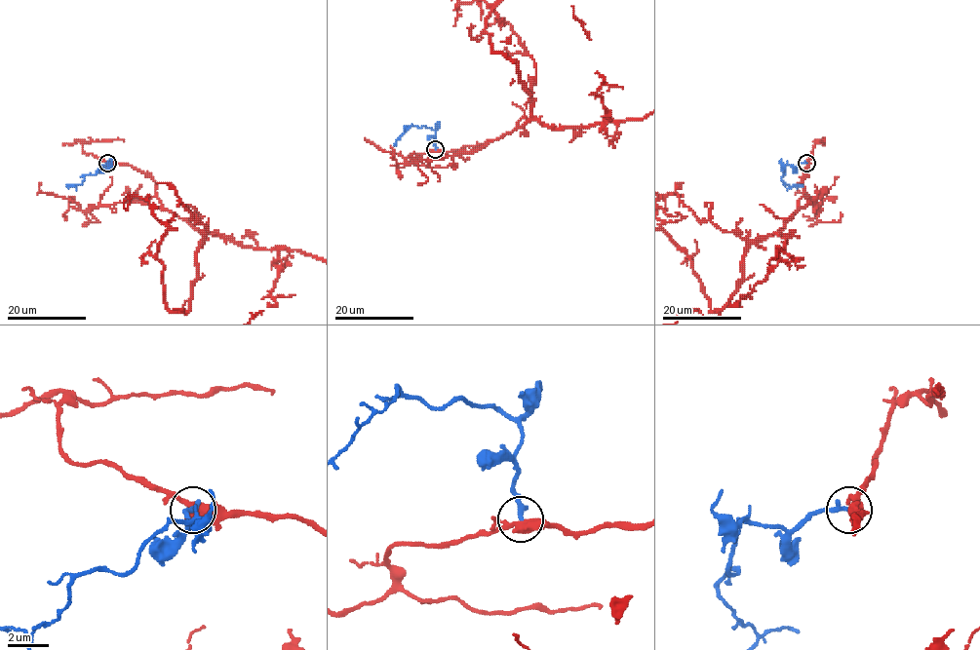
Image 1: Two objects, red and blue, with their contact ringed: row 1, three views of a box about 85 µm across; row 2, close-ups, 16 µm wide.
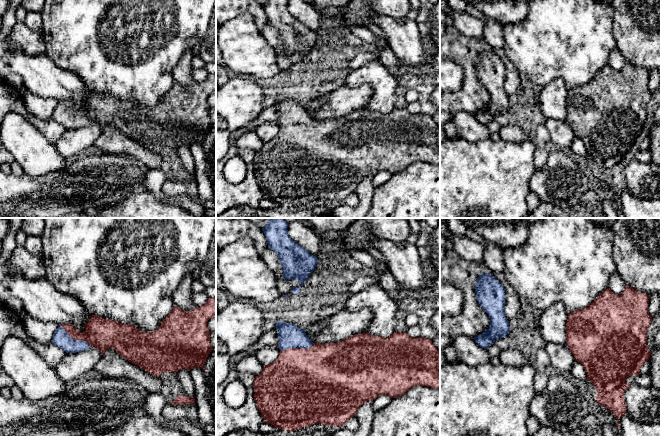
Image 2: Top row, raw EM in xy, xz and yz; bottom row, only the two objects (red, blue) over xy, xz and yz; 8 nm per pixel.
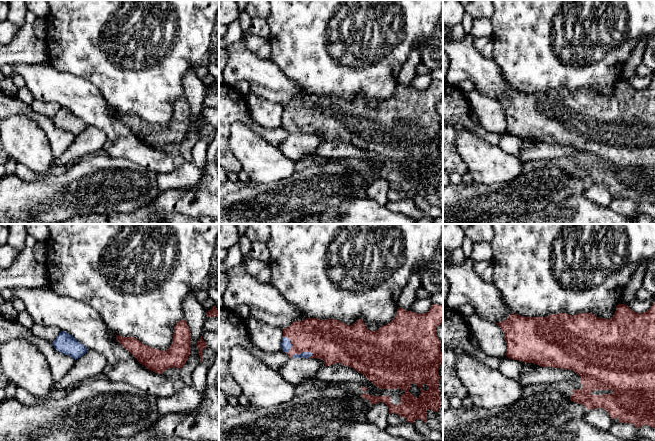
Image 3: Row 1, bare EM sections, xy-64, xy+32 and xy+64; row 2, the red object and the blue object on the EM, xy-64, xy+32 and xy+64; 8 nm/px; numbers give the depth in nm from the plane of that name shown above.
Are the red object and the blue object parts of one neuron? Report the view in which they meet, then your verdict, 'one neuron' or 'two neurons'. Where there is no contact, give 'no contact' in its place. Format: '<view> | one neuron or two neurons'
xz | one neuron

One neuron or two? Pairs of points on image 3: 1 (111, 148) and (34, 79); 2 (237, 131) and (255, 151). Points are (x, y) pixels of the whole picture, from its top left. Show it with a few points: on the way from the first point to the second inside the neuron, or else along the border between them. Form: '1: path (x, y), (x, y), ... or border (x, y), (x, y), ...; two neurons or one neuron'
1: path (106, 124), (75, 93), (58, 87); one neuron
2: path (241, 136), (250, 147); one neuron

